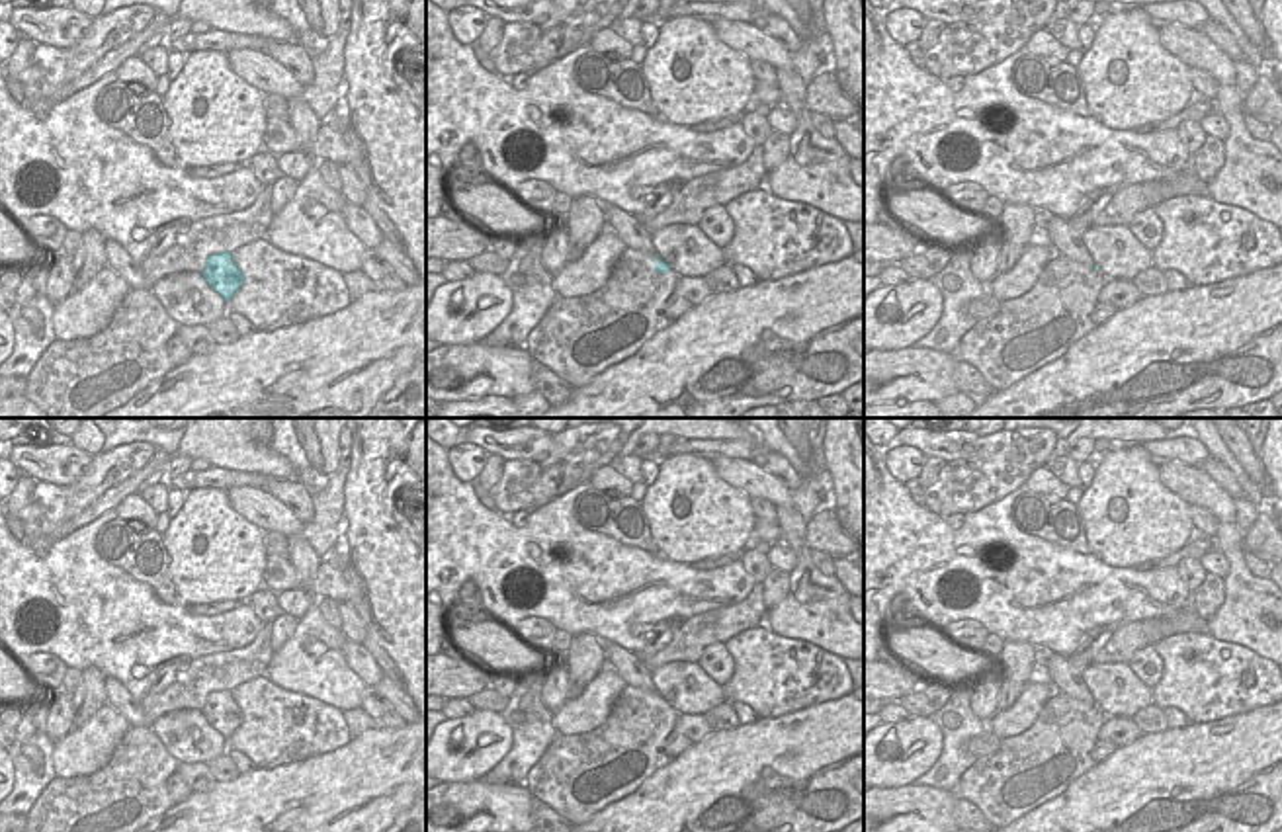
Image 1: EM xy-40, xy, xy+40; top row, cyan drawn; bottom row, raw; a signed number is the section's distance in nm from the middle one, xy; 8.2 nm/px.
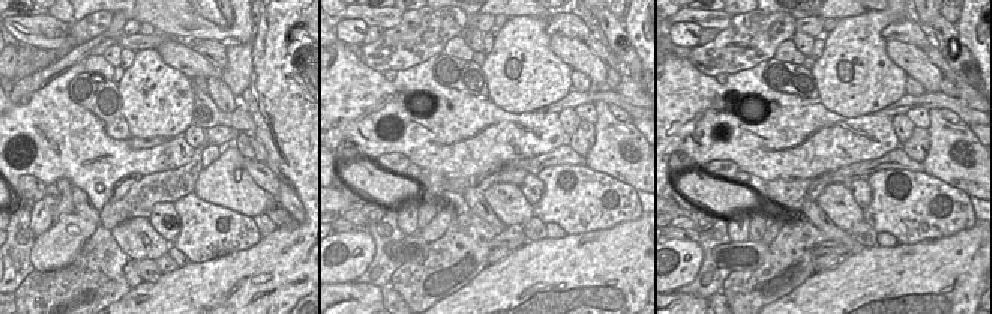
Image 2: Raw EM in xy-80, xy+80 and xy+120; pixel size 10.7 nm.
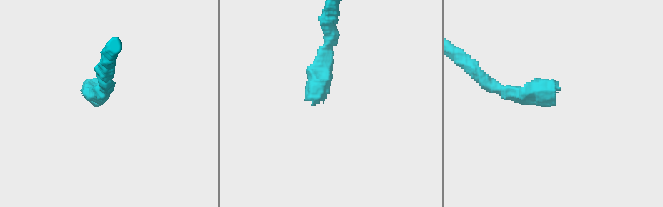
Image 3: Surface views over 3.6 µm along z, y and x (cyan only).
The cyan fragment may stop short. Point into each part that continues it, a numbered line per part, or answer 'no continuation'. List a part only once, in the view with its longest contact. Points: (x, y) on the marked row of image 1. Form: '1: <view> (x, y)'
no continuation

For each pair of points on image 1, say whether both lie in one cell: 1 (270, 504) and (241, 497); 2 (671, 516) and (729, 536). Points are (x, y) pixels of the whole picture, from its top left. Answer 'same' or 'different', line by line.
1: different
2: same

